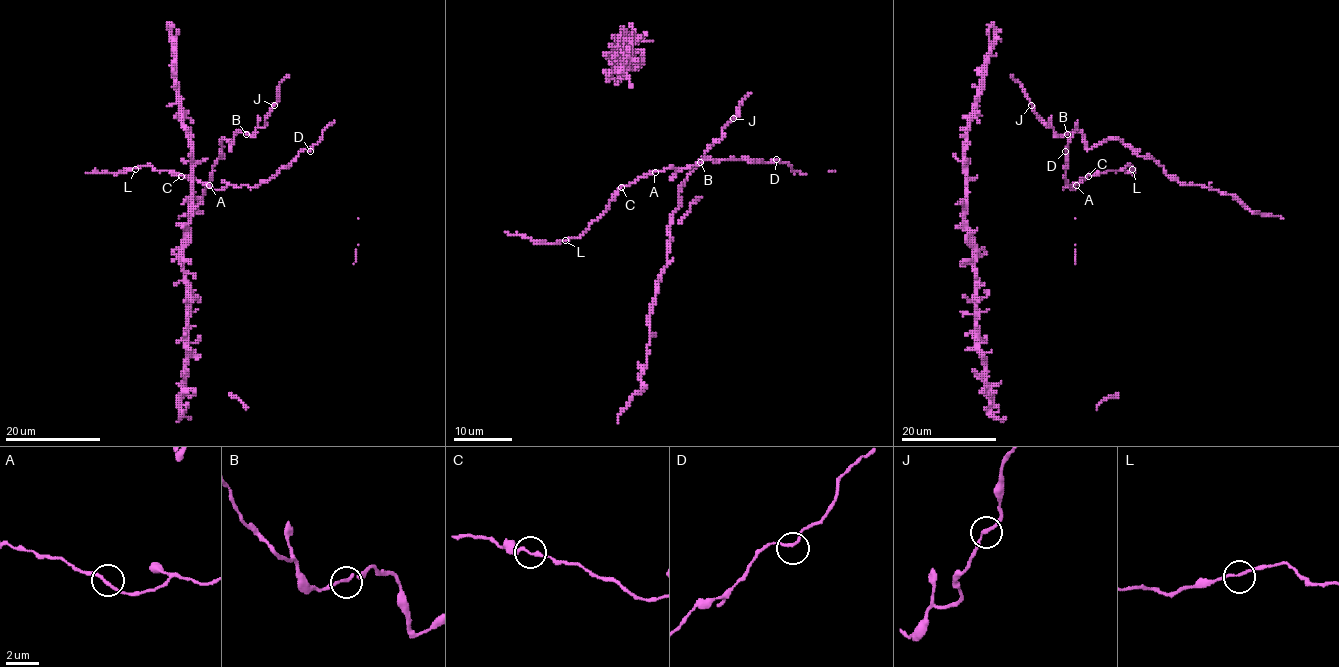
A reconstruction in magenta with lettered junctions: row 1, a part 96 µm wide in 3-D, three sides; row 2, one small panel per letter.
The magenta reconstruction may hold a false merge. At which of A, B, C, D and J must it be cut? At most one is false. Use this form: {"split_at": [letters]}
{"split_at": []}

